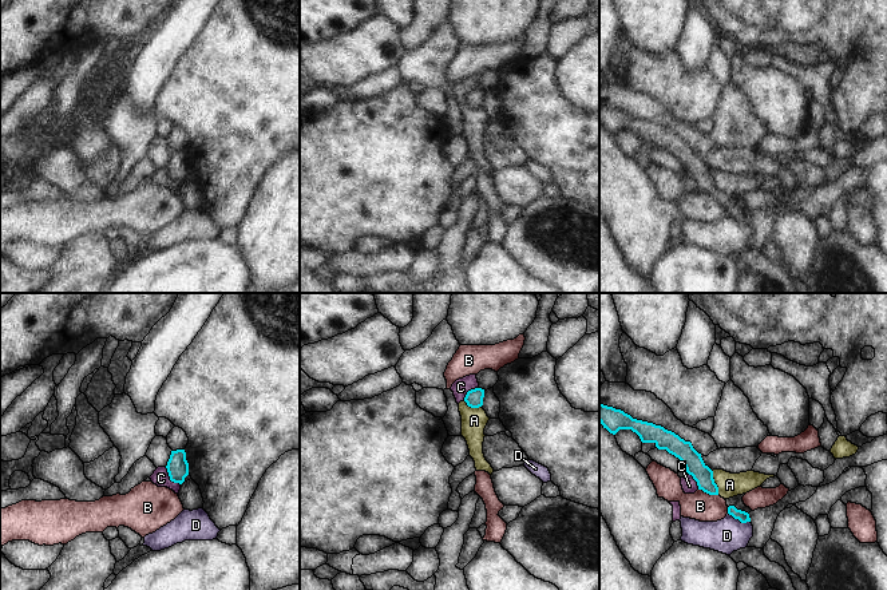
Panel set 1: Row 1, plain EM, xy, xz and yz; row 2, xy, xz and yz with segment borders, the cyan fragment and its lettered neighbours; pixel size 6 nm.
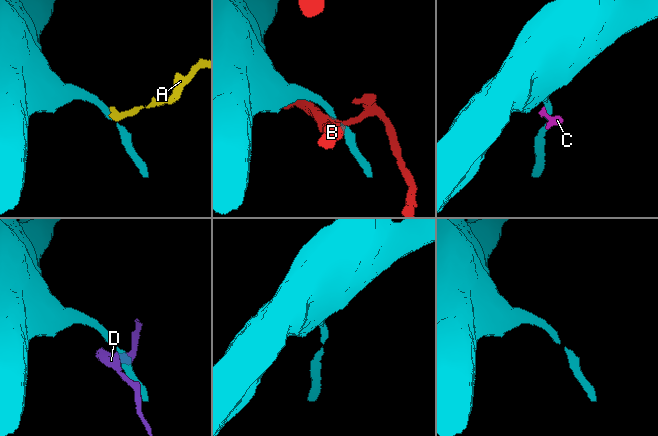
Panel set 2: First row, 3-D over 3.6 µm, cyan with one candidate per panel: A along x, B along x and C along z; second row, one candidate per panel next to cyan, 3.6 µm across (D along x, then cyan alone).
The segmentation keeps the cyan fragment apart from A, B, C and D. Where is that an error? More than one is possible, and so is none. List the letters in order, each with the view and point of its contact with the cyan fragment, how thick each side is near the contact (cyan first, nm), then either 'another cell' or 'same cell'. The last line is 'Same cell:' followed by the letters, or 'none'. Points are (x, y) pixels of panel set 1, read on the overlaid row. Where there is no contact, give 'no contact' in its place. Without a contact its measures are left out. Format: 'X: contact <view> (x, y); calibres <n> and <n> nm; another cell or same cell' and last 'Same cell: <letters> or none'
A: contact yz (715, 483); calibres 120 and 140 nm; another cell
B: contact yz (708, 493); calibres 120 and 170 nm; another cell
C: contact xy (170, 478); calibres 130 and 100 nm; another cell
D: contact yz (739, 519); calibres 70 and 200 nm; another cell
Same cell: none

